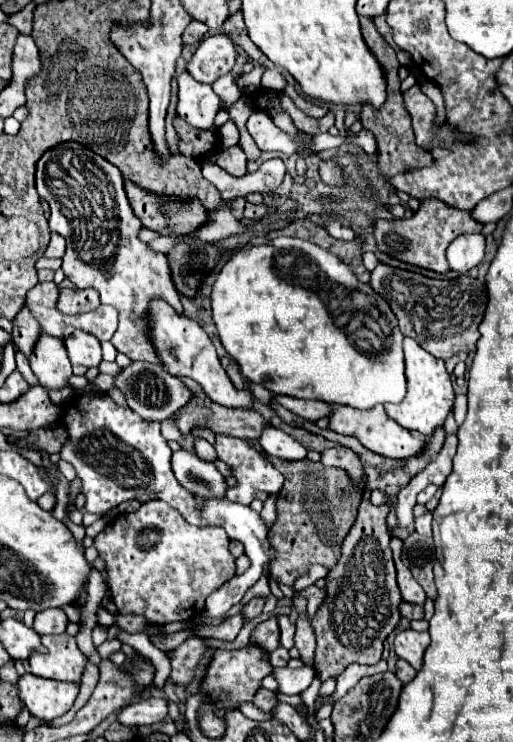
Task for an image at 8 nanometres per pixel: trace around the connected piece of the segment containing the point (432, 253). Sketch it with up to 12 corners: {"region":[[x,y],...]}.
{"region":[[424,199],[372,221],[380,251],[448,273],[446,247],[480,233],[472,211]]}

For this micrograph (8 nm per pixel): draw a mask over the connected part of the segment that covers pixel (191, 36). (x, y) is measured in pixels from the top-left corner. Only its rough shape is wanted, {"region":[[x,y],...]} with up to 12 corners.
{"region":[[190,21],[182,33],[184,45],[198,45],[208,27],[200,21]]}

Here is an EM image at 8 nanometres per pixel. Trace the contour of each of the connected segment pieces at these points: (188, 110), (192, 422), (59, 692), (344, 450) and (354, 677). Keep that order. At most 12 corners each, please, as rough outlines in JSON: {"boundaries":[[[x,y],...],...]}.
{"boundaries":[[[186,71],[178,77],[178,115],[216,131],[220,99]],[[179,377],[192,399],[174,413],[190,433],[204,425],[214,433],[258,439],[268,421],[254,409],[228,409],[198,383]],[[26,673],[18,679],[24,705],[52,721],[76,701],[80,685]],[[350,447],[322,451],[320,463],[346,469],[364,479],[360,459]],[[386,660],[376,665],[350,663],[340,675],[338,687],[328,697],[316,697],[314,711],[336,703],[364,676],[384,673]]]}

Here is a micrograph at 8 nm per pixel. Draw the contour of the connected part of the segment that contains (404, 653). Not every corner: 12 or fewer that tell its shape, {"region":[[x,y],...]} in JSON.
{"region":[[426,619],[410,621],[412,629],[400,631],[394,651],[414,669],[430,643]]}

